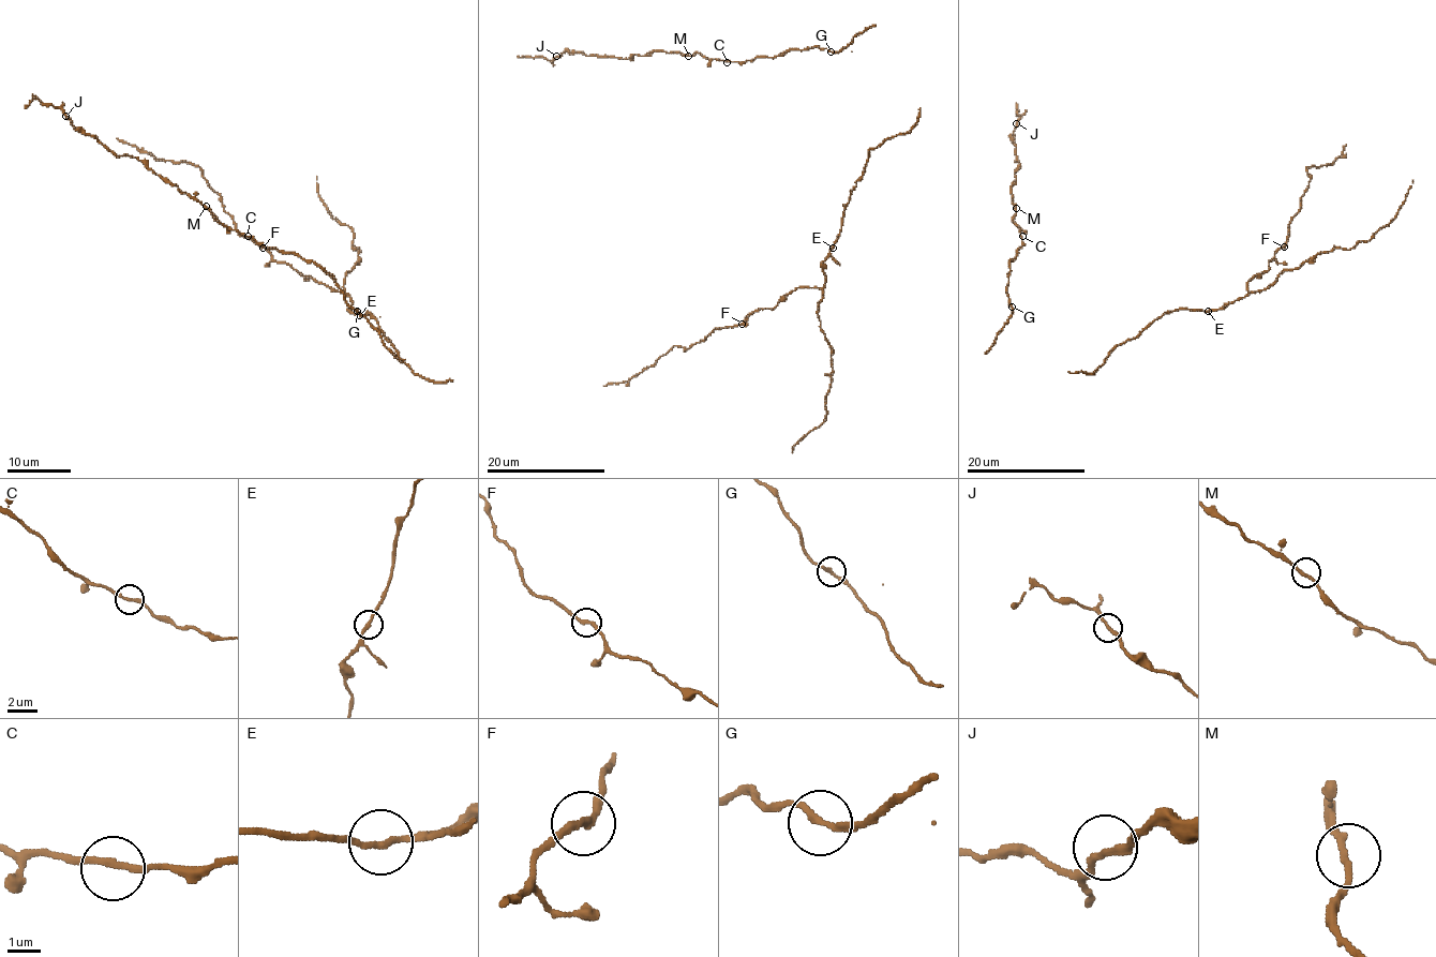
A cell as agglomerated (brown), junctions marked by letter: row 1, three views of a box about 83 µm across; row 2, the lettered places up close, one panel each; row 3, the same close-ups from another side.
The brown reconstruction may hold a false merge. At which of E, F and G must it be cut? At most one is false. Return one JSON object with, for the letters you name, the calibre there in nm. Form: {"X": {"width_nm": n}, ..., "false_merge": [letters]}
{"false_merge": []}

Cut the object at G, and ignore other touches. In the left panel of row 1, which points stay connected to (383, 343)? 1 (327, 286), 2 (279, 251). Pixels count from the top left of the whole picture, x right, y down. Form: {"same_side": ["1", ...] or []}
{"same_side": ["1"]}

